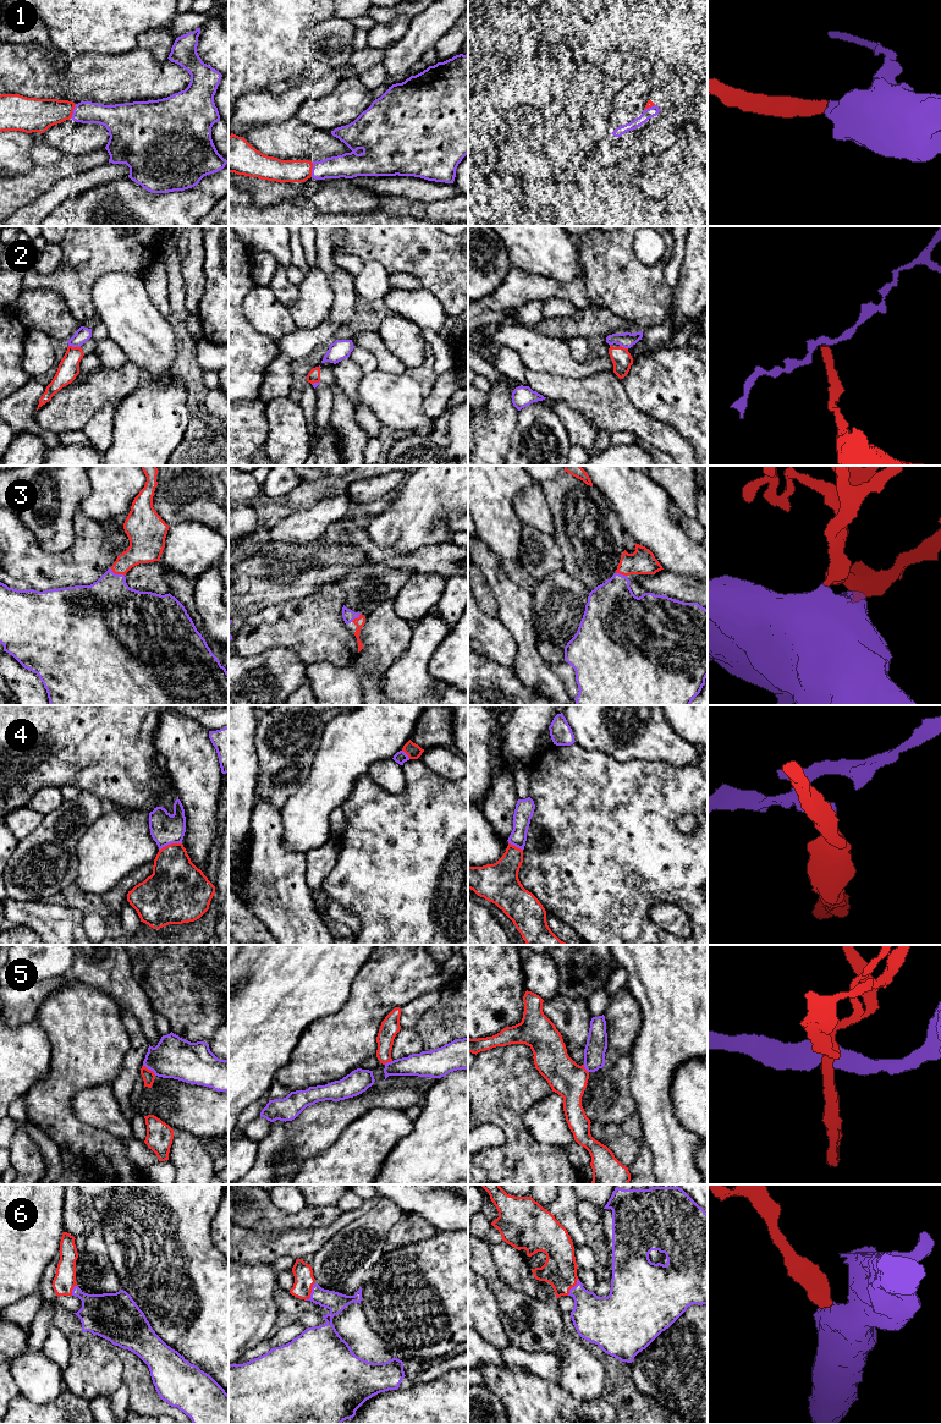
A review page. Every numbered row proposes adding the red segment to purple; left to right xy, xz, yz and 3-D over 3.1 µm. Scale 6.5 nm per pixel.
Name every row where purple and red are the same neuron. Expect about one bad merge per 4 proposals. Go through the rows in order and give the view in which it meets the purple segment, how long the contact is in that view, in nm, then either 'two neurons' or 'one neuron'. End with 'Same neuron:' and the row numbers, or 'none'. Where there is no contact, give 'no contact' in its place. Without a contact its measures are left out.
1: meets purple in xy; contact 100 nm long; one neuron
2: meets purple in xy; contact 80 nm long; two neurons
3: meets purple in xy; contact 110 nm long; one neuron
4: meets purple in xy; contact 160 nm long; two neurons
5: meets purple in xy; contact 110 nm long; two neurons
6: meets purple in xz; contact 140 nm long; one neuron
Same neuron: 1, 3, 6

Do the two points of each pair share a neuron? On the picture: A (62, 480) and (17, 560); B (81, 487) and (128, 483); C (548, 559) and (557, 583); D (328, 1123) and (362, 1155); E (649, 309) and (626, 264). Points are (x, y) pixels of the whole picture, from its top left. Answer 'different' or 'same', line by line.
A: different
B: different
C: different
D: different
E: same

